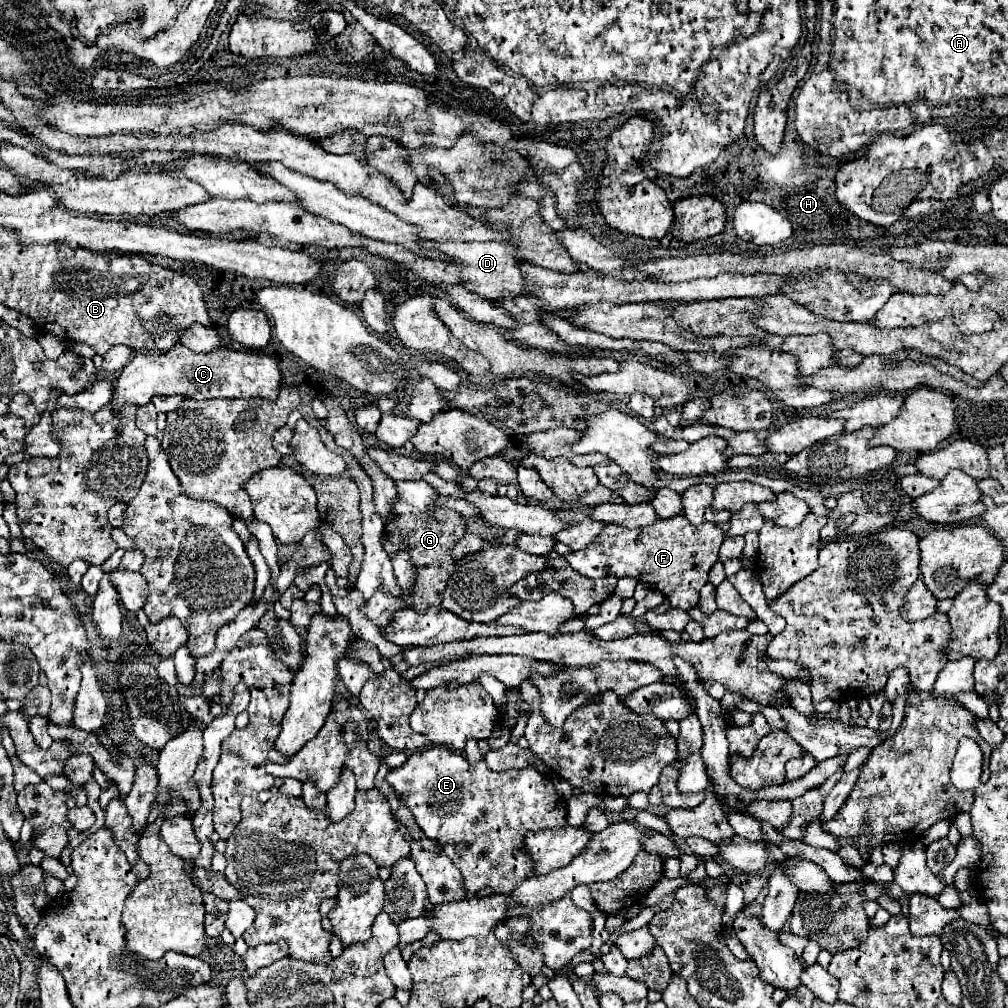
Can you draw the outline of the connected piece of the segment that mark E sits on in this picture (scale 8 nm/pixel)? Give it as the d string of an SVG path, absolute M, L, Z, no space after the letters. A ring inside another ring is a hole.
M447 747L415 751L401 767L389 771L389 785L405 797L405 803L413 811L415 821L423 833L445 847L447 857L463 873L465 889L471 895L485 887L491 887L495 893L511 893L517 883L531 877L533 861L529 855L525 855L527 851L523 849L523 835L527 831L563 827L567 817L567 801L555 791L555 785L547 775L535 769L509 769L495 773L485 765L485 761L469 763L463 753L451 751ZM461 841L467 845L467 851L465 855L455 855L453 845Z

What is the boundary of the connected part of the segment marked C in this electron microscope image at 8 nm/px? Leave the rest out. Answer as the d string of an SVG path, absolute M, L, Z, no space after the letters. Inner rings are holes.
M175 343L171 351L161 355L135 355L129 365L121 371L115 383L113 407L121 409L125 401L135 405L145 405L153 395L183 395L189 399L251 399L265 397L277 399L283 373L277 359L257 353L257 351L235 351L229 347L217 347L213 353L195 353L185 345Z

